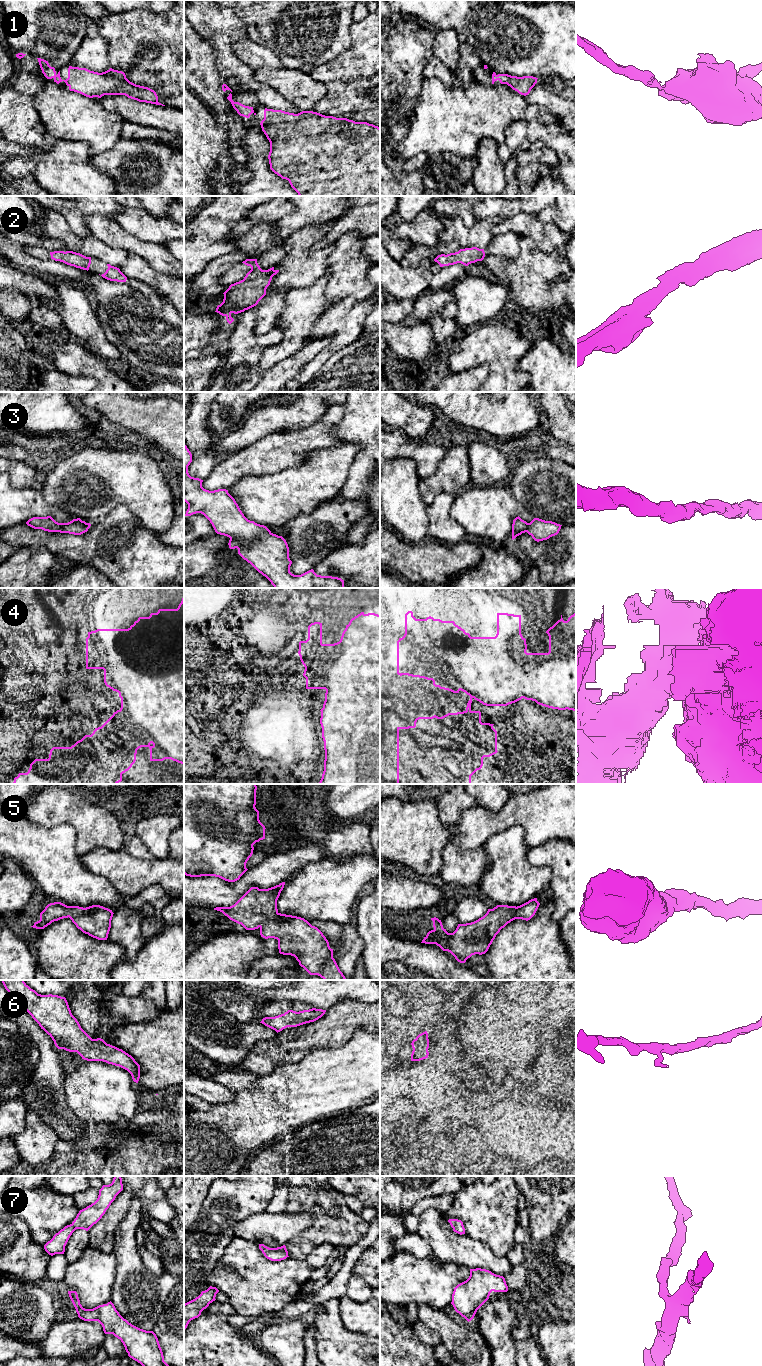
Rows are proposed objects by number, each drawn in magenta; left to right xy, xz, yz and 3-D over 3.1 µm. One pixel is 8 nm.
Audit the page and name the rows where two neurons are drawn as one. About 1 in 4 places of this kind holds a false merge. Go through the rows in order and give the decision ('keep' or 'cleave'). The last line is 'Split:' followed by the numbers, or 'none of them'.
1: keep
2: keep
3: keep
4: cleave
5: keep
6: keep
7: keep
Split: 4

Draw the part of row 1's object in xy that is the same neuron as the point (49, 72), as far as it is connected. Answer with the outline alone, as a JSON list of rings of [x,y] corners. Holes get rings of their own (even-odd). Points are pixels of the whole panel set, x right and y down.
[[[41,58],[37,59],[42,73],[47,79],[53,78],[57,84],[64,81],[70,91],[86,97],[101,98],[104,95],[125,95],[139,102],[165,106],[158,102],[158,96],[154,90],[130,82],[122,71],[110,68],[105,72],[98,73],[86,68],[69,66],[68,78],[62,80],[60,71],[57,73],[48,61]]]

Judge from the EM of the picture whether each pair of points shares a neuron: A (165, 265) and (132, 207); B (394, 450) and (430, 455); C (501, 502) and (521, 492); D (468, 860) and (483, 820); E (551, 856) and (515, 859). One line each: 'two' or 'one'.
A: two
B: one
C: two
D: two
E: two

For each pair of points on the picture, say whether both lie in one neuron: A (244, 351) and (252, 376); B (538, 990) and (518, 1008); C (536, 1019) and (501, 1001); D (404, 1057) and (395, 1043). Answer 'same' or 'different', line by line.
A: same
B: different
C: same
D: different

